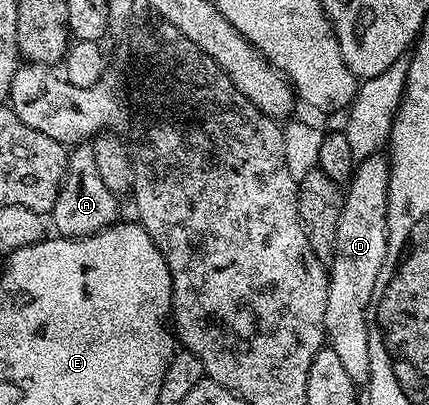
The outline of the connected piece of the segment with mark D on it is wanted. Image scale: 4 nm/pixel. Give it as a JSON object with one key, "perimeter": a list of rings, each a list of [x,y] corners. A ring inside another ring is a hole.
{"perimeter":[[[383,153],[359,159],[352,181],[344,190],[335,252],[328,268],[326,313],[323,316],[325,337],[329,349],[337,353],[345,371],[358,386],[367,383],[369,377],[368,310],[388,243],[389,165],[389,159]]]}

